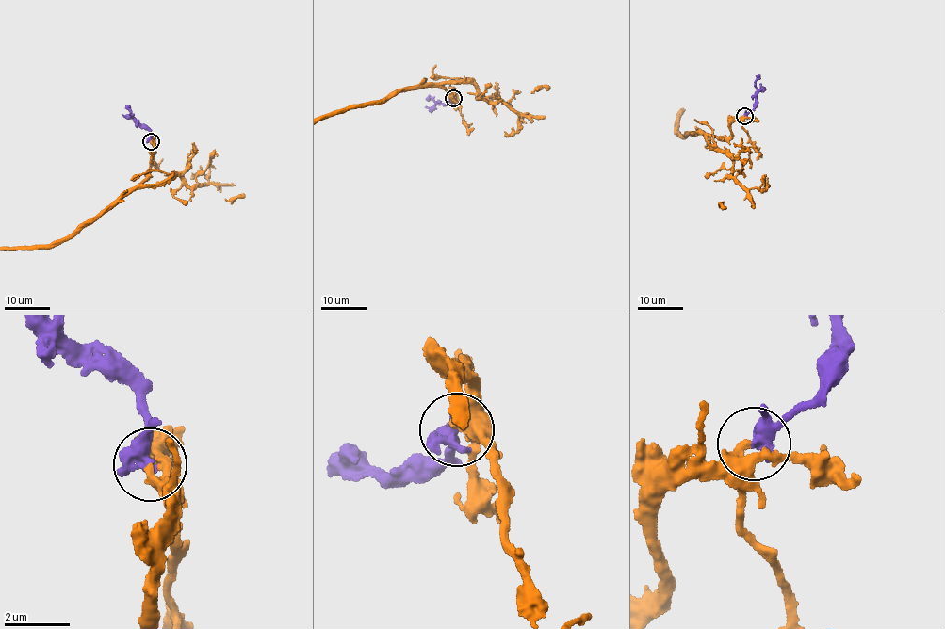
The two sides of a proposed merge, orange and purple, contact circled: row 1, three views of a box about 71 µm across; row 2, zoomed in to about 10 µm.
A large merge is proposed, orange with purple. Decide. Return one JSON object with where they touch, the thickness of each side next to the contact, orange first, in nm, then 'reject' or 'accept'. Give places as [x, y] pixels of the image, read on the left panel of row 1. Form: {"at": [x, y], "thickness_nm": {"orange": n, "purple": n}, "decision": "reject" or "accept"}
{"at": [151, 141], "thickness_nm": {"orange": 320, "purple": 360}, "decision": "accept"}

